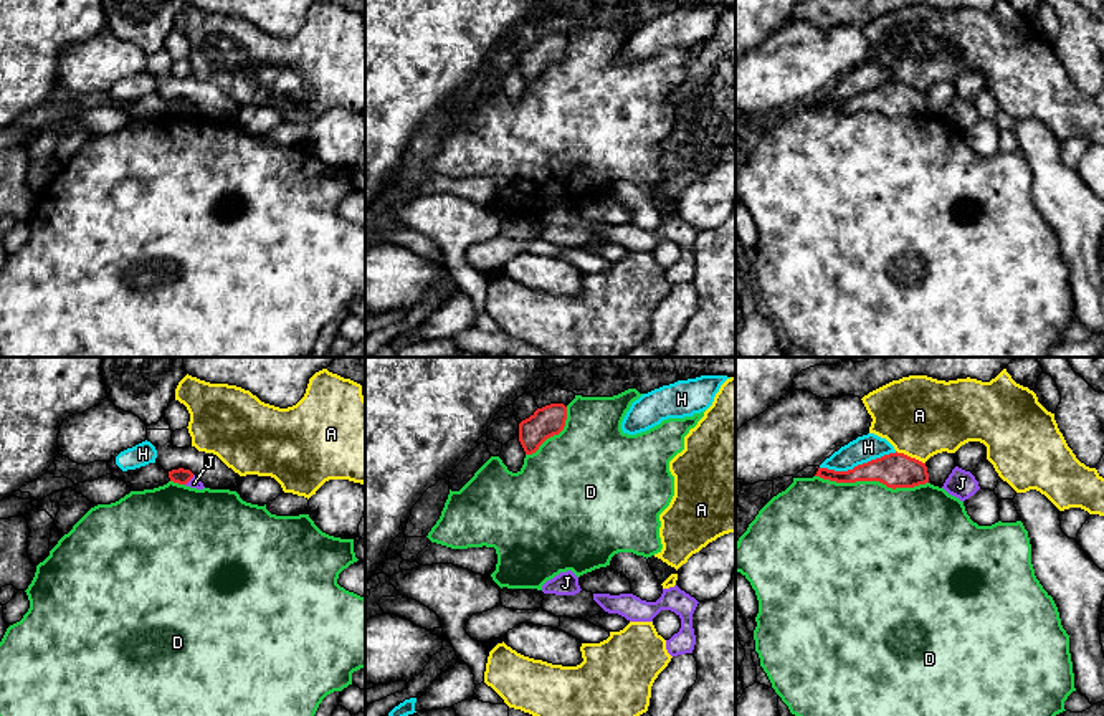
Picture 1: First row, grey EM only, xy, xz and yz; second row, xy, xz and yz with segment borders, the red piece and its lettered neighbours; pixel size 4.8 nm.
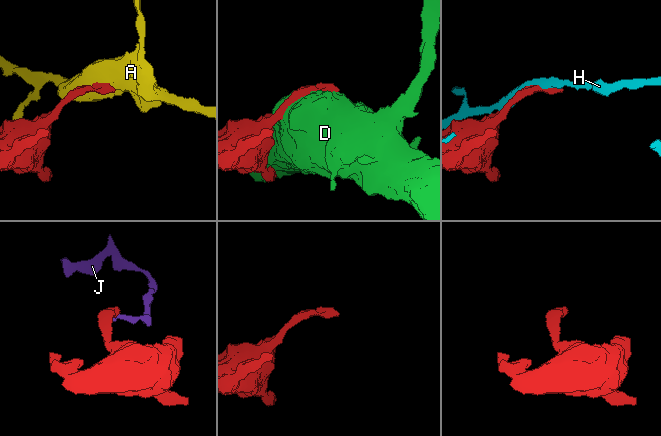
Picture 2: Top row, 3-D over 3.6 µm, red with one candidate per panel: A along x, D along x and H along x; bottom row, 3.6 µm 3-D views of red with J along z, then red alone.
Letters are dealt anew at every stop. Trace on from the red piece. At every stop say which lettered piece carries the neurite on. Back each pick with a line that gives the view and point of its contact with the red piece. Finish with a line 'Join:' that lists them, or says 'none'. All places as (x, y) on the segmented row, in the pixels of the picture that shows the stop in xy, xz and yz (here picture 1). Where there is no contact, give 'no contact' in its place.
Join: none

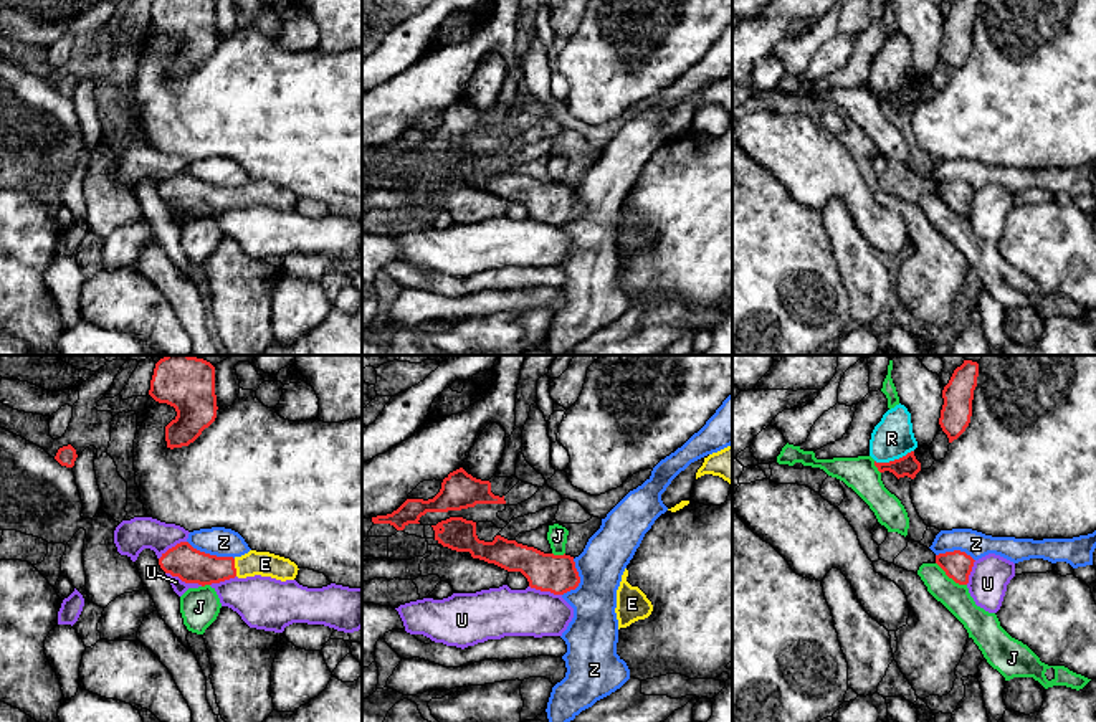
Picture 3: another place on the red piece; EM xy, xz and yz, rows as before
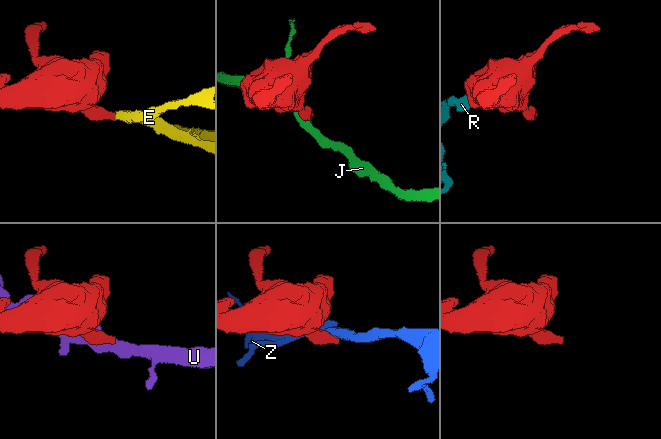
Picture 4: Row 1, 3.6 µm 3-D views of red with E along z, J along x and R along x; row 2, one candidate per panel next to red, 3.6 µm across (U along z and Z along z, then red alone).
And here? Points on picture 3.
E: meets red in xy at (233, 567)
Join: E

